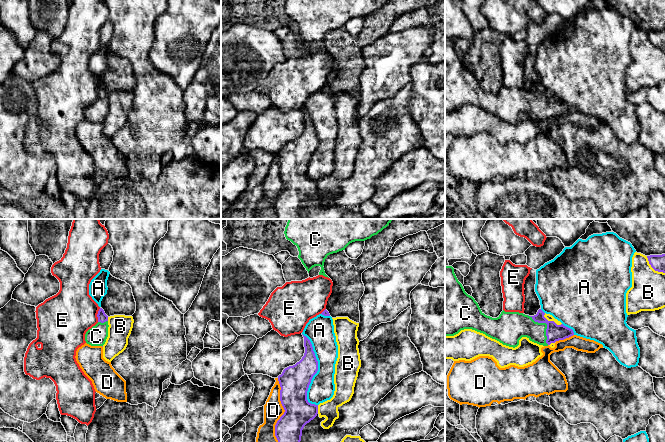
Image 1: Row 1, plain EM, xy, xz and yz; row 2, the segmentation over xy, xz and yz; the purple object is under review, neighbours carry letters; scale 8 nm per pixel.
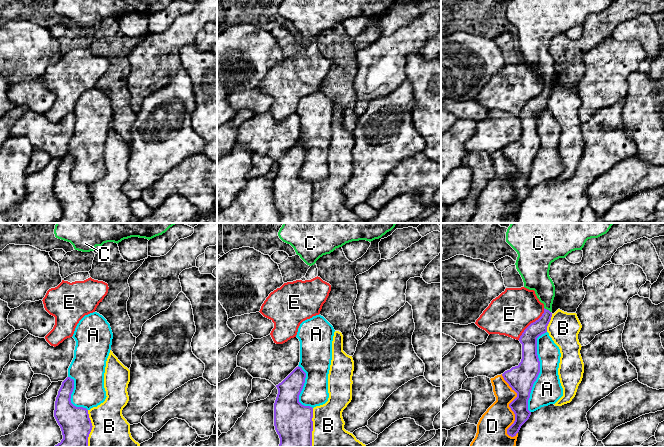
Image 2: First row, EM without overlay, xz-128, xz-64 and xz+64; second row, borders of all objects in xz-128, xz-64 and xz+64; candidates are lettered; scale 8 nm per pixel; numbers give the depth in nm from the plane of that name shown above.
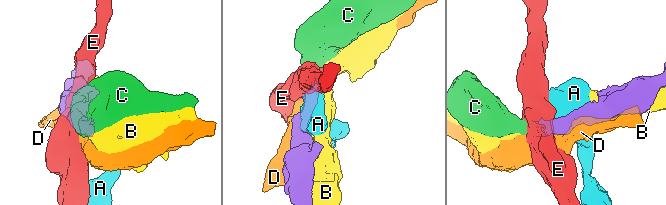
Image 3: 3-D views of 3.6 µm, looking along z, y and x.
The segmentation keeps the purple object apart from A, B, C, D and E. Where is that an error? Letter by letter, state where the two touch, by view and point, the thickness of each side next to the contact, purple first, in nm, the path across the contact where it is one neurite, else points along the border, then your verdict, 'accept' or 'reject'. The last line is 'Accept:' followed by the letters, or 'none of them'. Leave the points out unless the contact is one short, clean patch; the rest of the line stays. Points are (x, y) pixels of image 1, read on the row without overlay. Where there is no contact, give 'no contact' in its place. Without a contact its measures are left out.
A: xz (316, 148) | 240/200 nm | reject
B: yz (551, 97) | 140/50 nm | reject
C: yz (547, 101) | 140/220 nm | across yz (554, 108), (547, 101), (516, 101) | accept
D: xz (284, 185) | 240/160 nm | reject
E: xy (97, 91) | 80/400 nm | along xy (100, 84), (97, 90), (97, 97) | reject
Accept: C

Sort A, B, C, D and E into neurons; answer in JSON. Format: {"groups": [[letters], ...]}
{"groups": [["A"], ["B"], ["C"], ["D"], ["E"]]}

